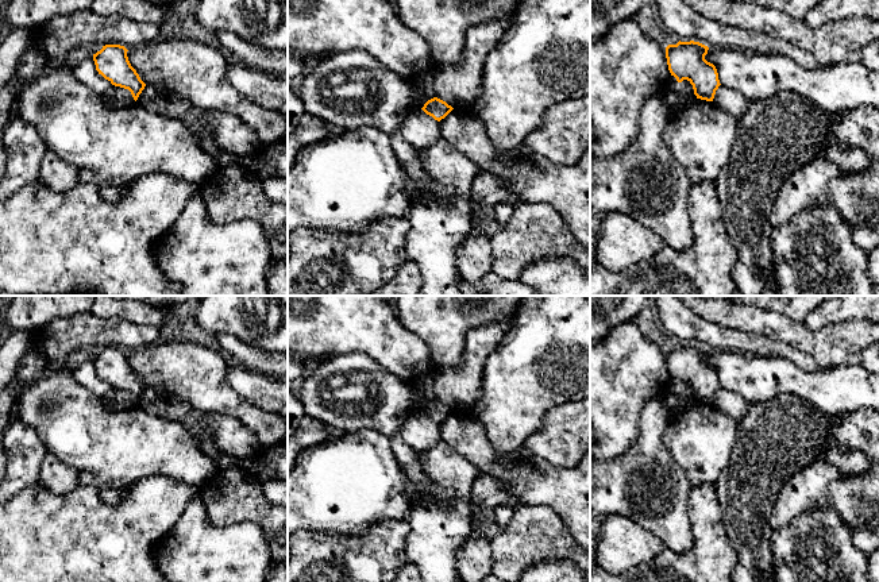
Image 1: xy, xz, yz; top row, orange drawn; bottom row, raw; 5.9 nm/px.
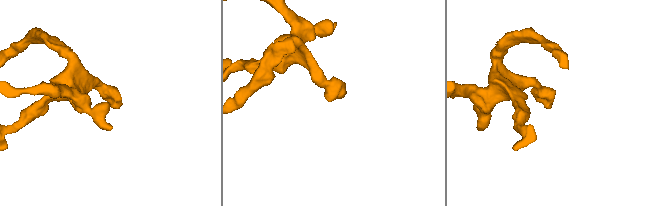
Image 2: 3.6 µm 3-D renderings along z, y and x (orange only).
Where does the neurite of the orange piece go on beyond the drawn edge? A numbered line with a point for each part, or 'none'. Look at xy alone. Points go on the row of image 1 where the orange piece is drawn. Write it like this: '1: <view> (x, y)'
none

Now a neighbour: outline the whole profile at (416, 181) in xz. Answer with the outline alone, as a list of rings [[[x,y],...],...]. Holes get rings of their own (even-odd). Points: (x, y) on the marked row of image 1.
[[[400,127],[390,135],[390,144],[405,173],[404,193],[406,194],[409,204],[412,204],[417,196],[424,193],[429,193],[440,201],[448,199],[446,189],[428,178],[419,149],[404,139]]]

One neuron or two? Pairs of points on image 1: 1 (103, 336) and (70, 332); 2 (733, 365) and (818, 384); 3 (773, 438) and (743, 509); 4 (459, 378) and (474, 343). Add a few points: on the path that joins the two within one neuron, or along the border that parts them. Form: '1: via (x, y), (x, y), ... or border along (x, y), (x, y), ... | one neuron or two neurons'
1: via (95, 332), (78, 332) | one neuron
2: via (755, 372), (774, 372), (781, 377), (797, 381) | one neuron
3: via (766, 455), (747, 492) | one neuron
4: via (467, 370), (473, 365), (474, 351) | one neuron

